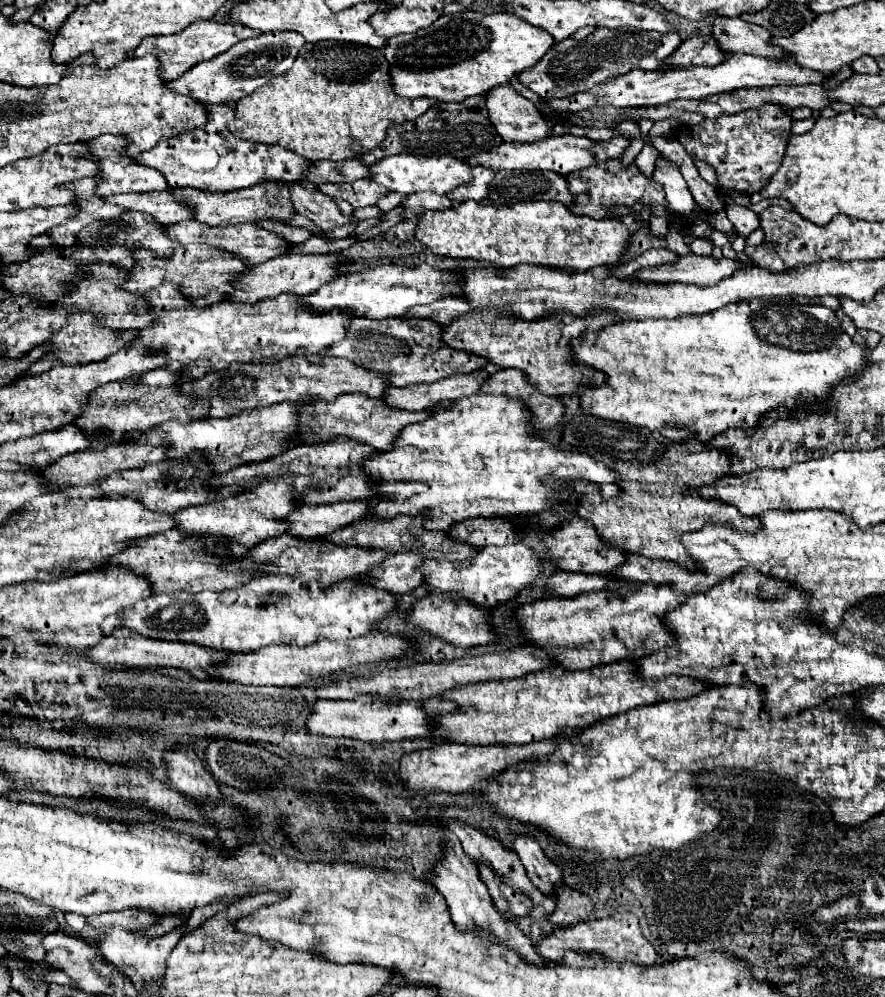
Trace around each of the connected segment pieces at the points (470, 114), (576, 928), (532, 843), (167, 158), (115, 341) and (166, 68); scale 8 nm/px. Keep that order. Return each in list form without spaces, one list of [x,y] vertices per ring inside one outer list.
[[[486,95],[470,97],[462,103],[436,103],[428,113],[418,117],[416,121],[406,121],[388,129],[388,137],[380,143],[384,155],[396,153],[448,153],[452,157],[476,155],[480,151],[490,151],[500,145],[504,139],[496,133],[494,125],[488,119]]]
[[[618,913],[612,917],[604,917],[604,919],[592,919],[592,921],[584,921],[578,925],[572,925],[568,929],[562,931],[554,931],[548,937],[544,937],[542,941],[538,941],[538,953],[546,959],[546,961],[562,961],[564,951],[600,951],[602,955],[606,955],[612,961],[632,961],[632,963],[642,963],[642,965],[654,965],[658,961],[658,953],[656,949],[644,939],[640,927],[638,927],[638,917],[632,913]]]
[[[522,833],[522,835],[516,835],[516,839],[514,839],[514,843],[512,843],[512,849],[518,853],[522,865],[526,867],[526,873],[528,873],[530,881],[532,881],[544,895],[550,895],[554,883],[560,883],[560,881],[562,881],[562,873],[560,873],[558,867],[544,855],[540,843],[538,843],[532,835]]]
[[[208,105],[208,125],[188,133],[188,137],[170,137],[158,143],[154,149],[140,153],[136,161],[158,169],[168,179],[170,187],[196,187],[206,191],[236,191],[258,185],[262,181],[294,183],[306,177],[312,161],[300,157],[280,145],[250,143],[236,137],[228,129],[228,121],[234,117],[234,109],[228,105]]]
[[[90,311],[76,313],[74,317],[68,319],[68,325],[64,329],[60,329],[60,333],[52,335],[52,347],[50,347],[50,351],[42,359],[38,359],[28,369],[28,373],[42,373],[42,371],[52,369],[54,365],[80,365],[80,363],[102,361],[104,357],[108,357],[108,355],[116,353],[118,349],[122,349],[134,337],[138,337],[136,329],[114,331],[114,329],[108,329],[106,325],[102,325],[100,317],[94,317],[94,313],[90,313]]]
[[[210,19],[210,21],[196,21],[196,23],[188,25],[188,29],[182,29],[180,33],[174,33],[174,35],[144,37],[144,41],[136,49],[136,57],[148,55],[148,53],[152,53],[156,57],[162,57],[160,59],[162,61],[162,75],[166,79],[176,79],[176,77],[182,77],[196,63],[212,59],[212,57],[228,51],[238,41],[244,41],[244,39],[250,39],[250,37],[258,37],[258,35],[262,35],[262,33],[256,31],[256,29],[250,29],[246,25],[240,25],[240,23],[214,21],[214,19]]]

